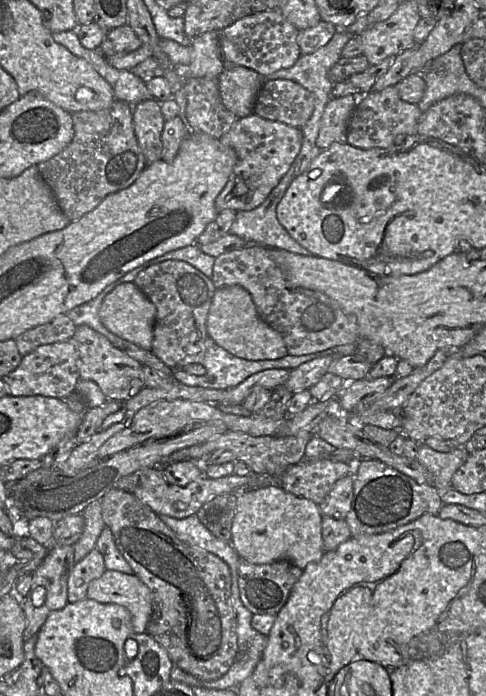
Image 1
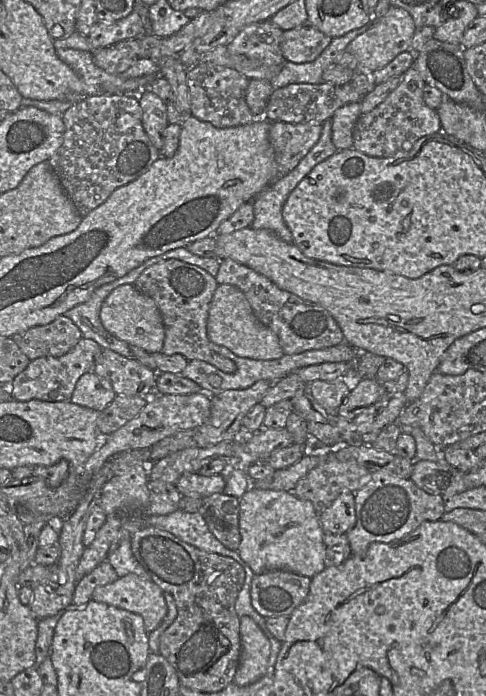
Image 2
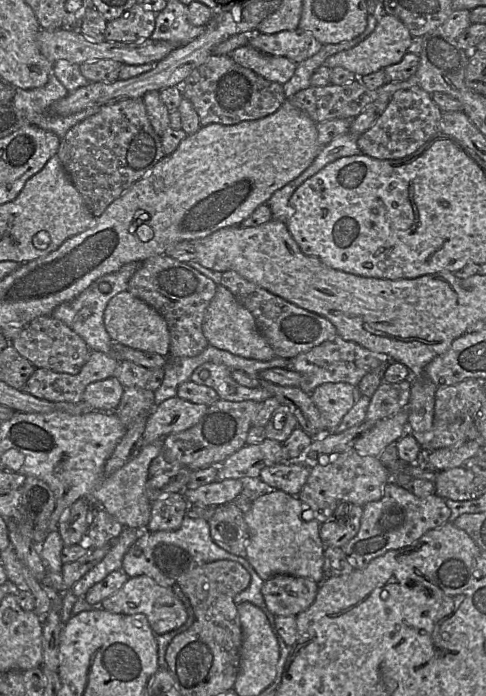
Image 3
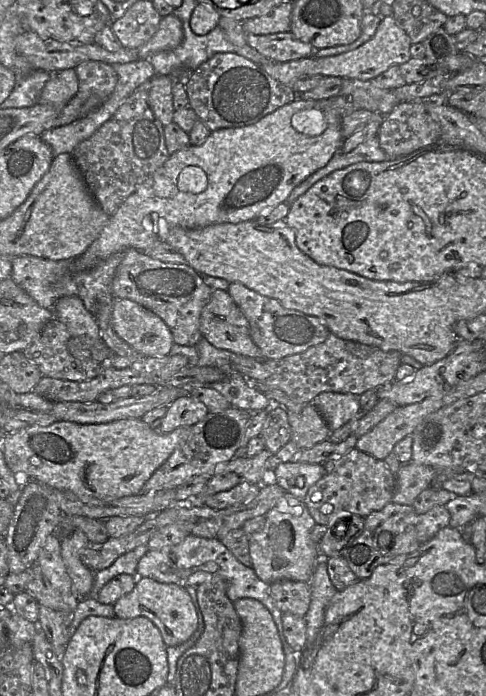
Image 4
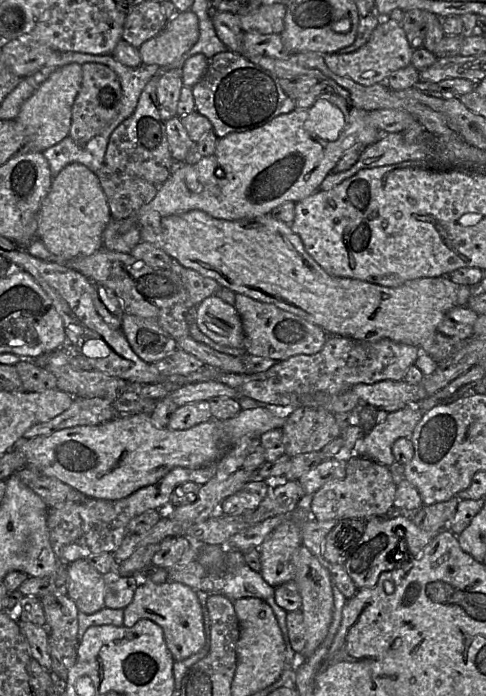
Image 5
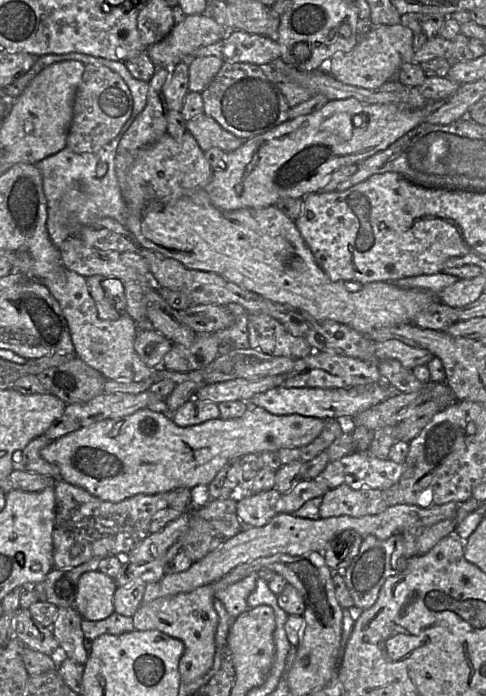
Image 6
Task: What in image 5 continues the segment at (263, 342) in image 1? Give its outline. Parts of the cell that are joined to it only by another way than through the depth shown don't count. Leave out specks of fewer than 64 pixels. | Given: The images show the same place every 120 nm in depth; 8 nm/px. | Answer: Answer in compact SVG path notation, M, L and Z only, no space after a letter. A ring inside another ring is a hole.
M212 295L195 307L199 329L214 342L233 348L244 348L244 329L235 306Z

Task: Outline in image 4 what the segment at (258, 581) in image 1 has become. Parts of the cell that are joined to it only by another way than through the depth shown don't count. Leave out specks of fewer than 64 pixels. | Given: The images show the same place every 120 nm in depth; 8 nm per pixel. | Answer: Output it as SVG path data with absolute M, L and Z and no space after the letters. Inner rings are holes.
M279 580L270 584L270 595L282 613L304 617L311 601L311 586L304 581Z

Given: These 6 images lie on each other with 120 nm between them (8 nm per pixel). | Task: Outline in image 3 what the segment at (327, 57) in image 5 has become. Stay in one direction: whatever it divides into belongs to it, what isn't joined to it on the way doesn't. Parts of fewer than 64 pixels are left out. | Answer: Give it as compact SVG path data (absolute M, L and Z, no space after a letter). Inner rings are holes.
M384 14L376 18L378 19L376 27L366 39L350 49L330 56L323 65L328 66L330 69L343 67L353 72L358 79L358 77L383 70L387 66L400 62L408 52L412 41L408 28L400 19L390 14ZM249 44L233 50L228 55L239 65L282 85L291 79L298 64L285 57L265 54Z

